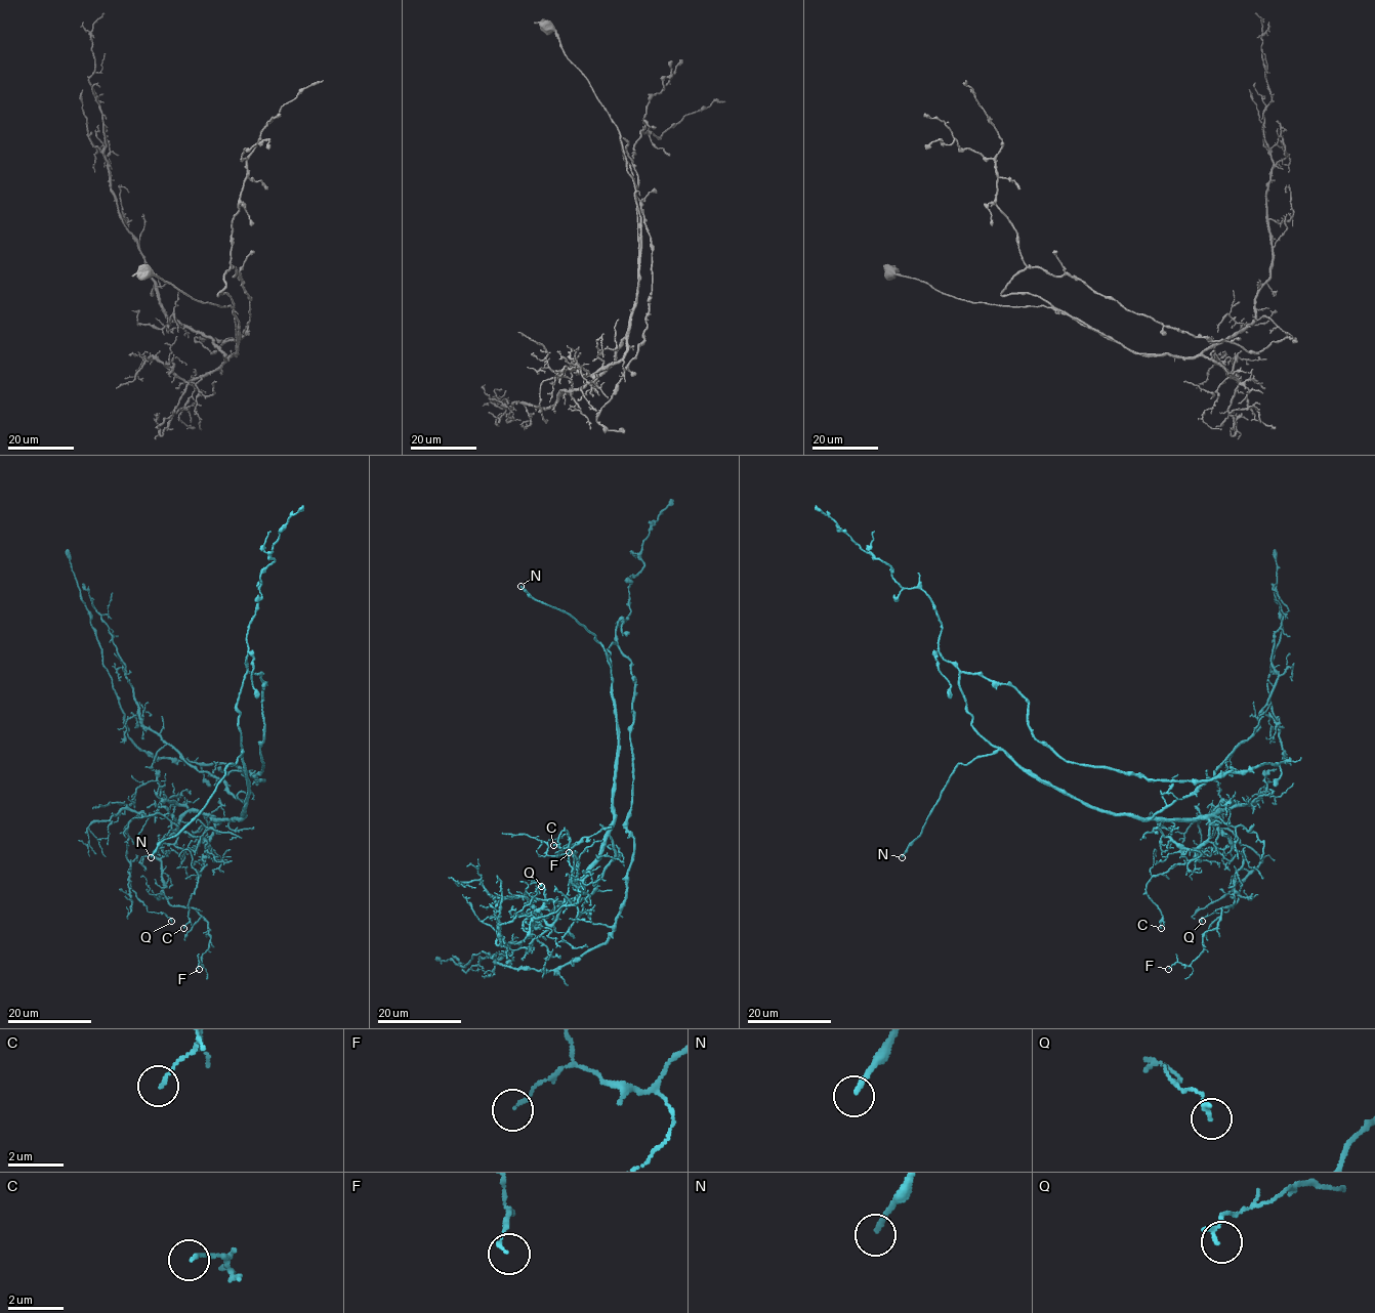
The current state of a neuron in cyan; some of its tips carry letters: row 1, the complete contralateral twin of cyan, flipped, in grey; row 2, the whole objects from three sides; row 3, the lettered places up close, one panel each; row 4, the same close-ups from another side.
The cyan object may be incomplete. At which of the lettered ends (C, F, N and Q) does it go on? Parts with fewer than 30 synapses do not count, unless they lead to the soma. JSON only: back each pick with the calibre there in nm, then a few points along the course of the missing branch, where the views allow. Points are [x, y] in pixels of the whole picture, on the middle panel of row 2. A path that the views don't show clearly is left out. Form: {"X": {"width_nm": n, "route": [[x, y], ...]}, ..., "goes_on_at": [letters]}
{"N": {"width_nm": 190}, "goes_on_at": ["N"]}

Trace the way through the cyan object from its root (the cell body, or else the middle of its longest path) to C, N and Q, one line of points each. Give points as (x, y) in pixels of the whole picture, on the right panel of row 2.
C: (987, 679), (960, 674), (971, 725), (1023, 767), (1116, 814), (1209, 822), (1192, 859), (1147, 886), (1161, 928)
N: (987, 679), (962, 672), (960, 688), (972, 717), (971, 725), (998, 749), (957, 766), (921, 834), (902, 857)
Q: (987, 679), (960, 674), (971, 725), (1067, 794), (1144, 818), (1240, 804), (1211, 815), (1261, 861), (1202, 921)

